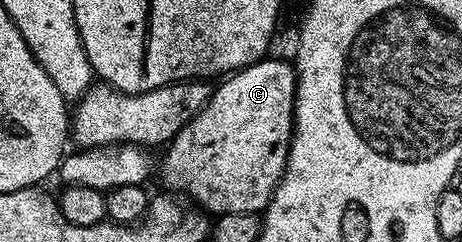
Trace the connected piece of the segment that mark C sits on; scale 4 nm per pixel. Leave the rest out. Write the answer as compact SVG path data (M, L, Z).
M259 60L255 64L247 66L245 69L237 70L228 79L222 80L225 82L218 89L214 88L210 92L209 102L173 136L172 141L168 142L167 148L164 150L164 152L166 151L165 158L162 161L160 158L159 177L161 173L162 183L169 189L178 189L179 192L186 193L193 200L190 202L196 203L202 210L208 211L210 214L220 215L223 213L234 213L235 211L260 214L265 206L268 205L269 200L273 198L275 187L279 184L282 175L285 173L285 164L289 158L289 141L293 137L293 104L297 98L297 74L290 62L288 65L285 61L269 60Z

